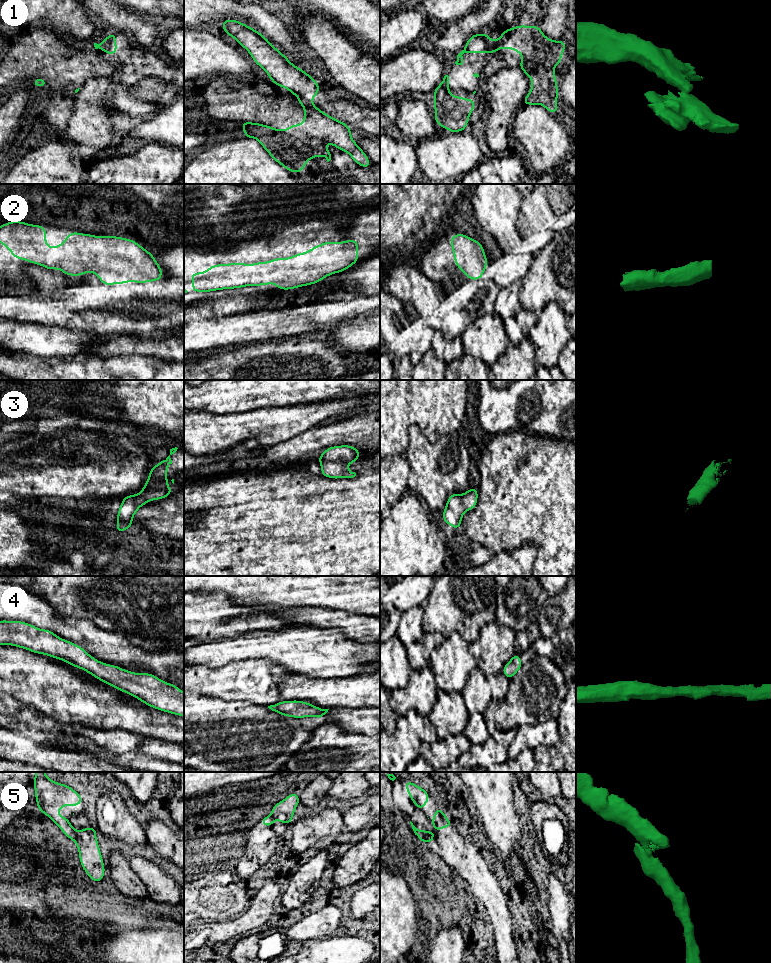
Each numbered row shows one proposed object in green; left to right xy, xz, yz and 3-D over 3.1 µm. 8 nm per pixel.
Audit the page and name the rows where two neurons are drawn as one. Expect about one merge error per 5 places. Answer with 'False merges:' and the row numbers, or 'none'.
False merges: 1, 5

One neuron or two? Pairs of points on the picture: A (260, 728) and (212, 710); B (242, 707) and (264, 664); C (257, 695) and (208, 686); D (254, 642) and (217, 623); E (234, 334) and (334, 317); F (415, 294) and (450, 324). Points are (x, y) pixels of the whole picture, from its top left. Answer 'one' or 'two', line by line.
A: one
B: two
C: one
D: two
E: one
F: two

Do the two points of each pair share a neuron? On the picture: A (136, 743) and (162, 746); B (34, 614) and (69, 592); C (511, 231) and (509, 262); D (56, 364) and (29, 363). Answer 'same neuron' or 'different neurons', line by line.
A: same neuron
B: different neurons
C: different neurons
D: same neuron

